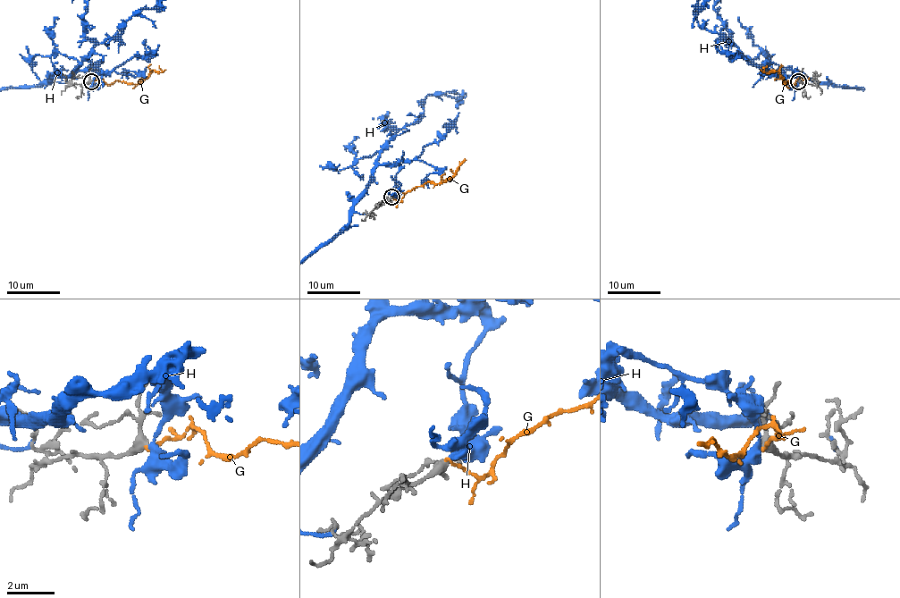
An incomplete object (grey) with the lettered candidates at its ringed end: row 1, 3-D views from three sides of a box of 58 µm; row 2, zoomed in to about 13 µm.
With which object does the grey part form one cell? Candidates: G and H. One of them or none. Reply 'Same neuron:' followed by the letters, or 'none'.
Same neuron: none

